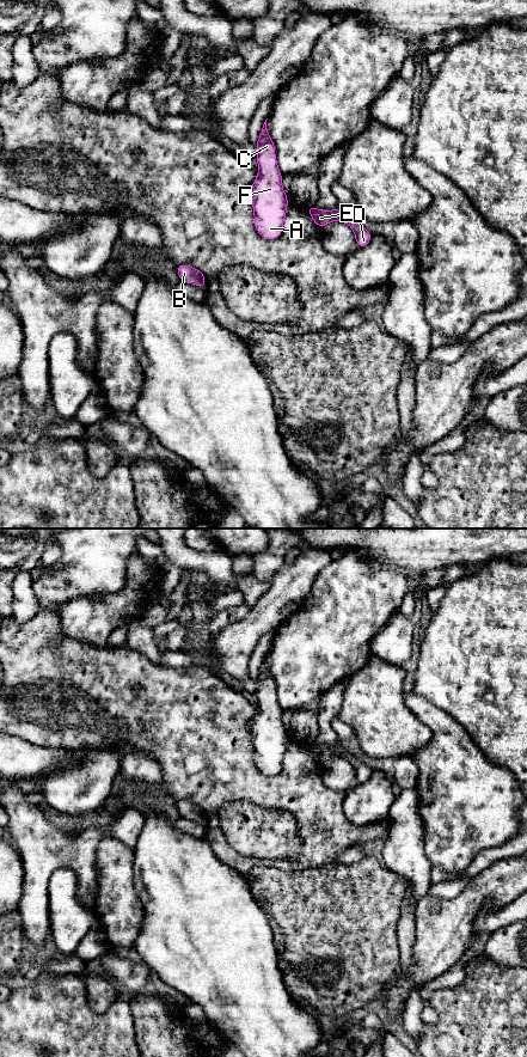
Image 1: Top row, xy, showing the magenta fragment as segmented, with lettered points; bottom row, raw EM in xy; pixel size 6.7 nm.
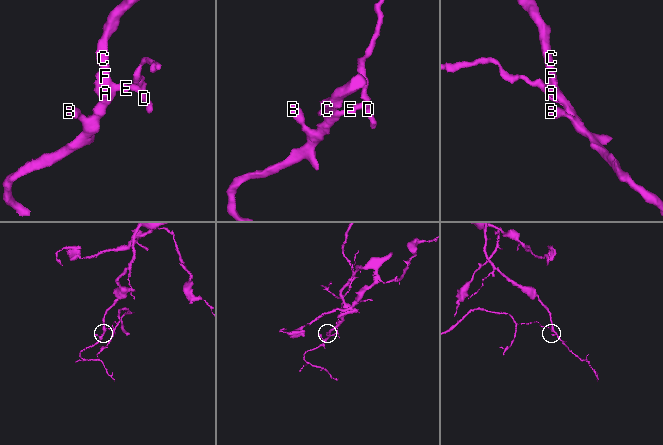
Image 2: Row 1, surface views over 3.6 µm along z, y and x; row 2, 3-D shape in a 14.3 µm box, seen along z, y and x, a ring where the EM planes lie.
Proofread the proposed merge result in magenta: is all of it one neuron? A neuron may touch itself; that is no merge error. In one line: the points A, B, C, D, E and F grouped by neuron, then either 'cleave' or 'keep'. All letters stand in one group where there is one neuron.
groups A B C E F / D; cleave

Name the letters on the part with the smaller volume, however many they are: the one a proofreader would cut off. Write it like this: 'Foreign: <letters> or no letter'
Foreign: D

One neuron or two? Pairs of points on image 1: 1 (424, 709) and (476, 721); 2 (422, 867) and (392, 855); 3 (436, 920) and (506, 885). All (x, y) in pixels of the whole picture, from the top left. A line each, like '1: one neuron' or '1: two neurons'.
1: two neurons
2: one neuron
3: one neuron

